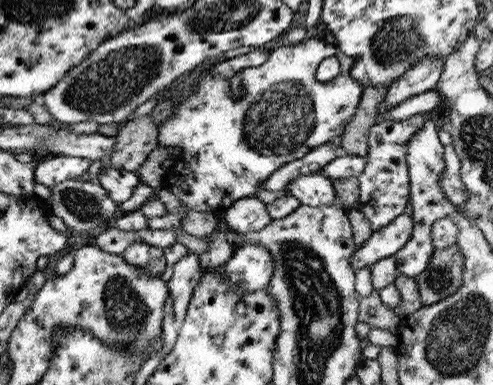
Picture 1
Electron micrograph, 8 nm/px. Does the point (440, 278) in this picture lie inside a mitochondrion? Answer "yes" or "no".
yes

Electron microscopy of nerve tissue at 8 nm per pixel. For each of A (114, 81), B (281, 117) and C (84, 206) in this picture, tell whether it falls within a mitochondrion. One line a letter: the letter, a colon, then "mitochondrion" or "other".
A: mitochondrion
B: mitochondrion
C: mitochondrion

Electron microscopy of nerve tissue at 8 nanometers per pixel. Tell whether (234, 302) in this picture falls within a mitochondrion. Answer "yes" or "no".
no

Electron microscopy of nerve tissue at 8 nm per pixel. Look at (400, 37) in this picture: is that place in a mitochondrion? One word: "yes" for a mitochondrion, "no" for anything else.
yes

